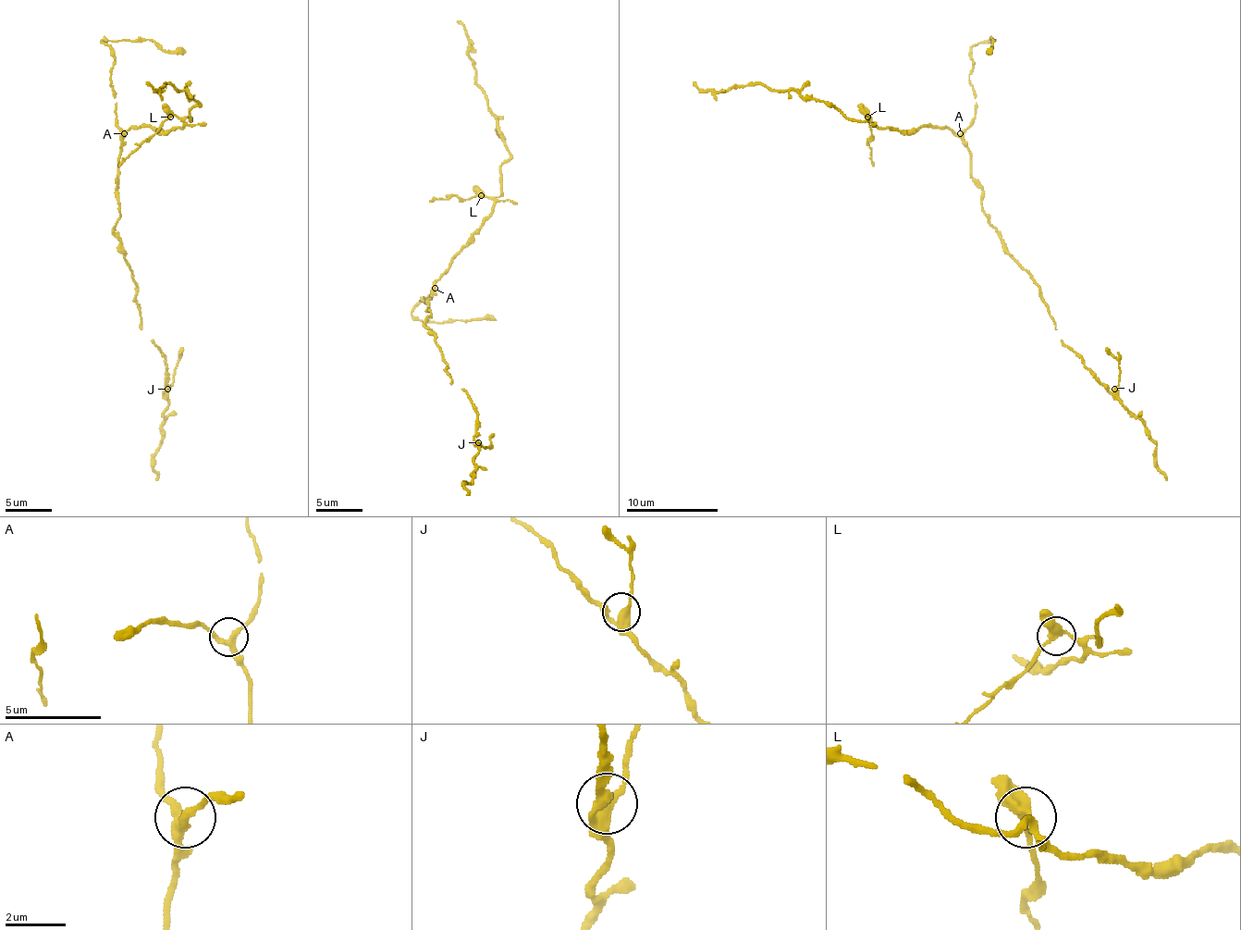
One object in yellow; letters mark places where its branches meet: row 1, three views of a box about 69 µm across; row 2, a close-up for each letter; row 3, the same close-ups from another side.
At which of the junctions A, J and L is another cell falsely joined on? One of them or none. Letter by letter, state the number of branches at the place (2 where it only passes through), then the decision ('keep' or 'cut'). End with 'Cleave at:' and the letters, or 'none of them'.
A: branches 3; keep
J: branches 3; keep
L: branches 3; cut
Cleave at: L

